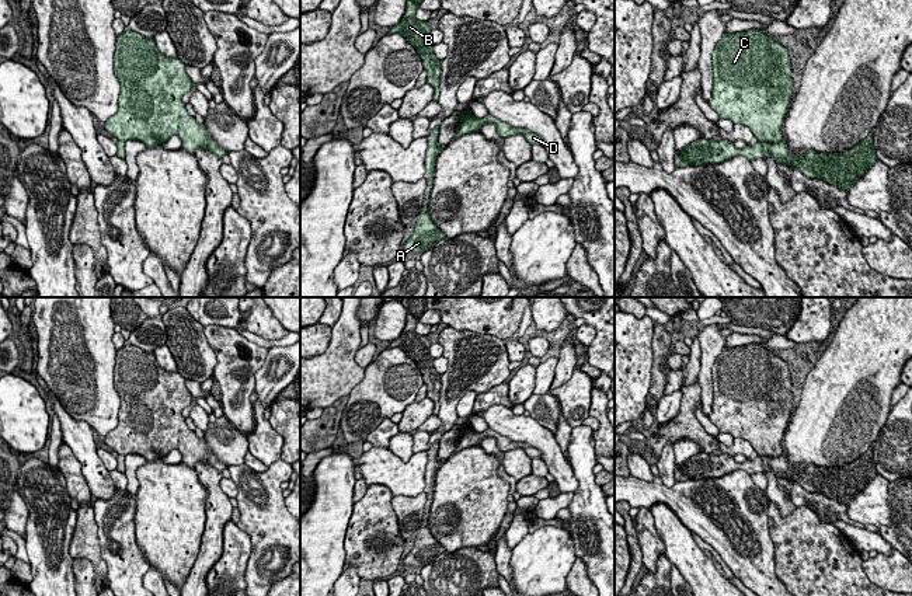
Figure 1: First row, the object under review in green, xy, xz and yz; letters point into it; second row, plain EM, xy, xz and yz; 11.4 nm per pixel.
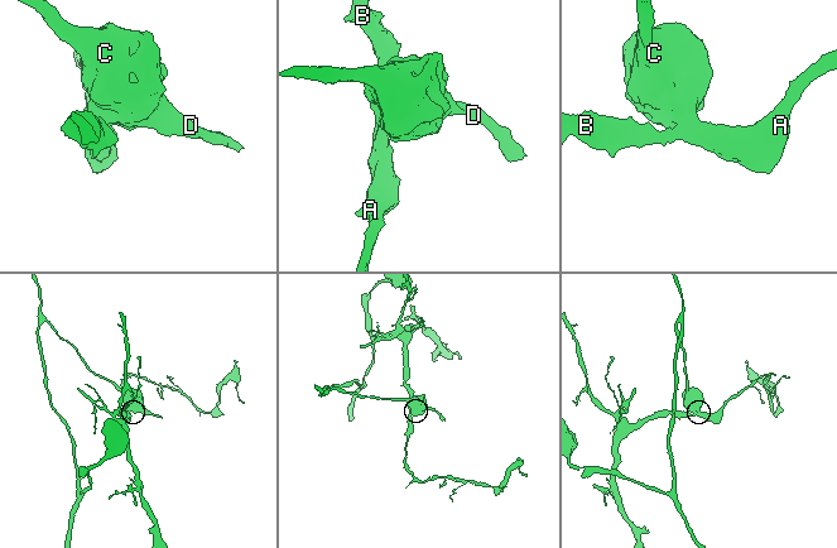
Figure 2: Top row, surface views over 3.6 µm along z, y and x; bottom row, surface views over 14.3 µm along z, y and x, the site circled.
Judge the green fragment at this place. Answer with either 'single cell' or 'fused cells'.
fused cells

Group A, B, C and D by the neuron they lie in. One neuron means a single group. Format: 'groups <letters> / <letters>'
groups A C D / B

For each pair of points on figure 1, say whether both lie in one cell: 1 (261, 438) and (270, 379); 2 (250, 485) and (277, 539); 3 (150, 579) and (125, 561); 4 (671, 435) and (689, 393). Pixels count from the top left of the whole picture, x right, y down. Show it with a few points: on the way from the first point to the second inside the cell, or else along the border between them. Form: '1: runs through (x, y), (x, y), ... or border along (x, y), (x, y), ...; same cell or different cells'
1: runs through (261, 424), (260, 404), (265, 393); same cell
2: runs through (260, 498), (264, 516), (271, 526); same cell
3: border along (150, 568), (142, 581); different cells
4: runs through (681, 425), (686, 420), (689, 403); same cell

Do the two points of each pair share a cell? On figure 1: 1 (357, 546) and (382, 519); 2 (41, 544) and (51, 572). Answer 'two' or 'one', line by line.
1: one
2: one

